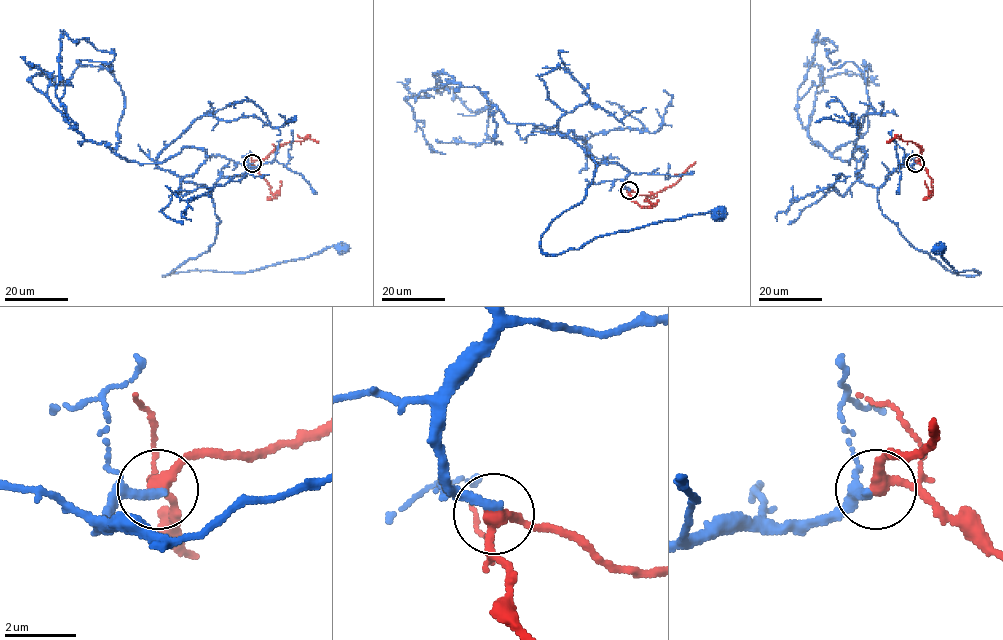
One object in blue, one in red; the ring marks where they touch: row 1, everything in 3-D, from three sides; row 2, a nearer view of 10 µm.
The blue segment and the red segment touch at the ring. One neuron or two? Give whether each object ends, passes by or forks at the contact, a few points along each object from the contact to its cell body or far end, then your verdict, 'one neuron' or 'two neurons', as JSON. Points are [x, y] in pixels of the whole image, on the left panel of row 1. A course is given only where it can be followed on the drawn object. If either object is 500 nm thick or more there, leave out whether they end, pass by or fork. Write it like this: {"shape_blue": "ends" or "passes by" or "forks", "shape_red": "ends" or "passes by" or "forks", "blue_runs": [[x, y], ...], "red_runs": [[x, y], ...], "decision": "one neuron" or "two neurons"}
{"shape_blue": "ends", "shape_red": "passes by", "blue_runs": [[252, 163], [240, 176], [220, 177], [209, 188], [220, 220], [214, 243], [164, 275], [249, 272], [341, 248]], "red_runs": [[252, 163], [266, 158], [276, 148], [291, 141], [306, 138], [319, 141]], "decision": "one neuron"}

